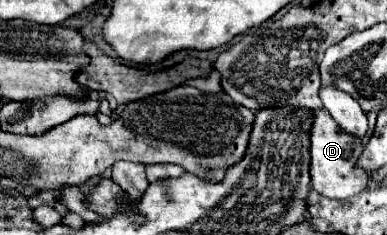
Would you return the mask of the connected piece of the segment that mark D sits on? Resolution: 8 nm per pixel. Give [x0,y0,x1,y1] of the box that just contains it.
[311,108,369,200]

